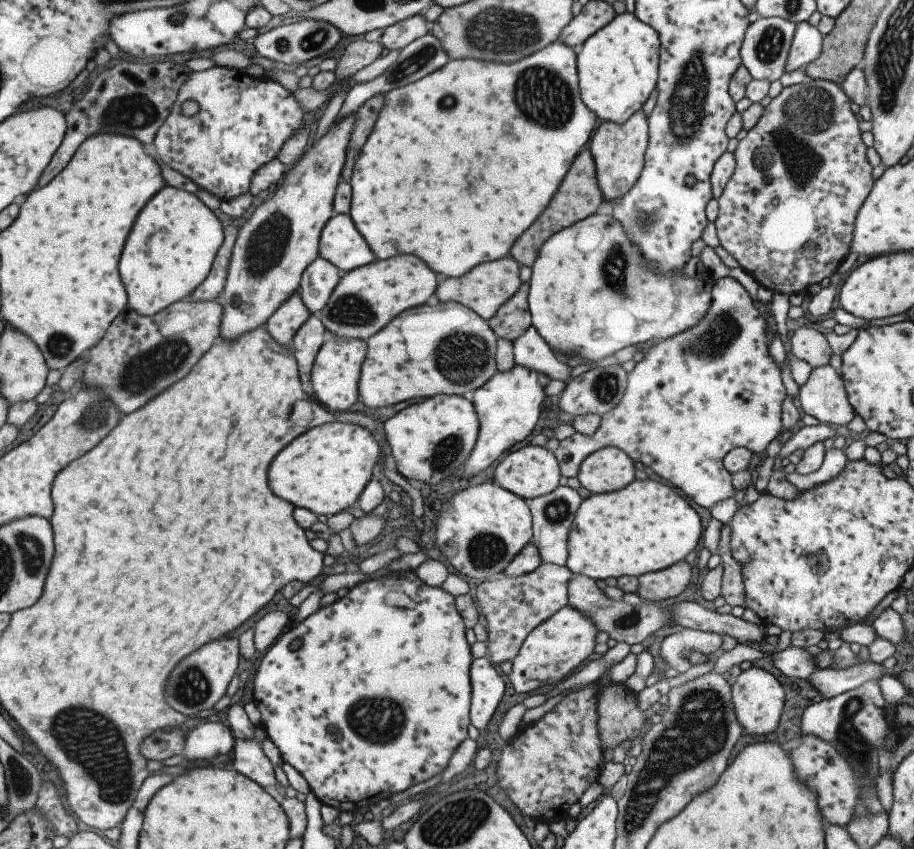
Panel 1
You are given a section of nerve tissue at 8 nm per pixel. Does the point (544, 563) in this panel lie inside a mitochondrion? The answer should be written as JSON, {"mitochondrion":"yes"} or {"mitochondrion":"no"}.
{"mitochondrion":"no"}

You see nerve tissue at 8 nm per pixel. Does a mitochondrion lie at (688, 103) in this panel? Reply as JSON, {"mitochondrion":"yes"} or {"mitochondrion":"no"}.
{"mitochondrion":"yes"}

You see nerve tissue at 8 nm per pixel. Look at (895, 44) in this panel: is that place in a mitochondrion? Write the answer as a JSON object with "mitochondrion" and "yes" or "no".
{"mitochondrion":"yes"}

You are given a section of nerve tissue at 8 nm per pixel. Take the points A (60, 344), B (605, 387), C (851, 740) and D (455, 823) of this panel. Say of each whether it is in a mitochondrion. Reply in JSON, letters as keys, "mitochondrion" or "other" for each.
{"A":"mitochondrion","B":"mitochondrion","C":"mitochondrion","D":"mitochondrion"}

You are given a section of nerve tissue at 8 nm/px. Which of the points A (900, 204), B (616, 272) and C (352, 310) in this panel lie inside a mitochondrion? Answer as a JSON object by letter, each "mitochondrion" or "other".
{"A":"other","B":"mitochondrion","C":"mitochondrion"}

